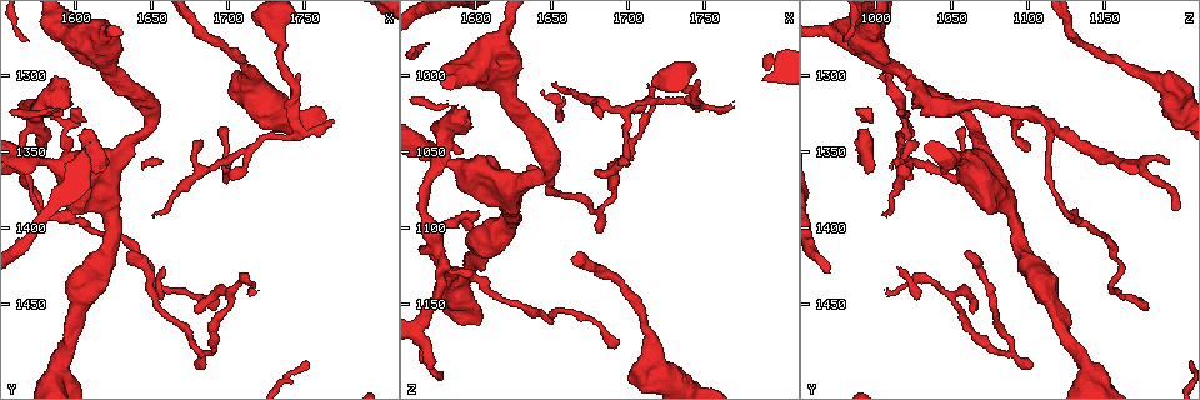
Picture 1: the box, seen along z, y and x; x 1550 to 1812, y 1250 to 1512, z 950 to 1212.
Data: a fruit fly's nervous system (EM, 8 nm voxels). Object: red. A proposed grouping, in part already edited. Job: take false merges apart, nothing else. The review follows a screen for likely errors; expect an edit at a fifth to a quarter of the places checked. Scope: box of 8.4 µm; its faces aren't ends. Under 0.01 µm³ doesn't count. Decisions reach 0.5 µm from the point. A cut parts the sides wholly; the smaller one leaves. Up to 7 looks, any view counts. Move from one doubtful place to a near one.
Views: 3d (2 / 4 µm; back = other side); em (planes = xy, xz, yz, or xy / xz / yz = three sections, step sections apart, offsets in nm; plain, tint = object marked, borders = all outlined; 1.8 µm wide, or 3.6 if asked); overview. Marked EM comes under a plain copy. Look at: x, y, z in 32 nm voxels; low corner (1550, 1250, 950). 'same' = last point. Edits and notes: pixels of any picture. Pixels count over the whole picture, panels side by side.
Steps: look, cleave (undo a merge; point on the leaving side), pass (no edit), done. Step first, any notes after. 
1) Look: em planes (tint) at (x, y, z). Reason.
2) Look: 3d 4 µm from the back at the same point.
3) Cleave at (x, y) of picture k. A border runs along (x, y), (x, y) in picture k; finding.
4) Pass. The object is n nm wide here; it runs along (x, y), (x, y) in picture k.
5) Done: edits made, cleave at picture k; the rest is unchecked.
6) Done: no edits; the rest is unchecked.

Look: em planes (tint) at (1574, 1330, 1112). Calibre changes.

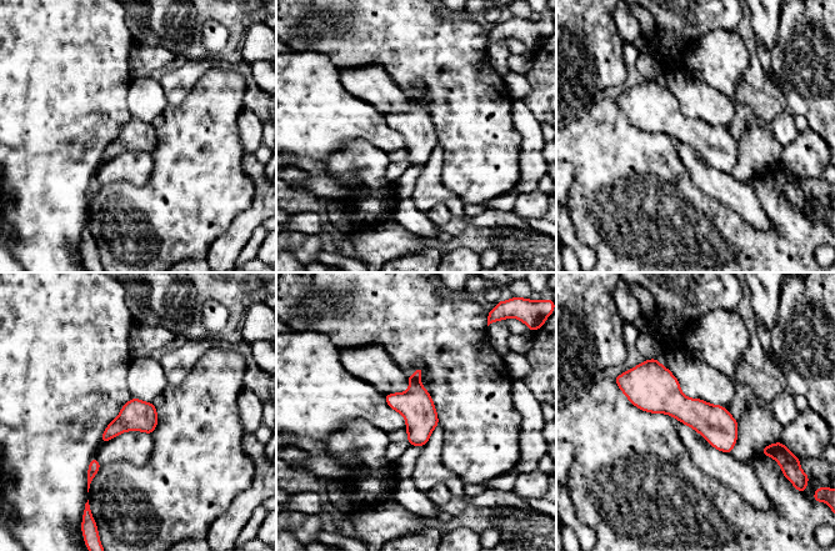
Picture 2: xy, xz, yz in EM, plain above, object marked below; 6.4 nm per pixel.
Pass. Continuous, no second cell.

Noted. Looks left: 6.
Look: 3d 2 µm at (1606, 1330, 990). Calibre changes.

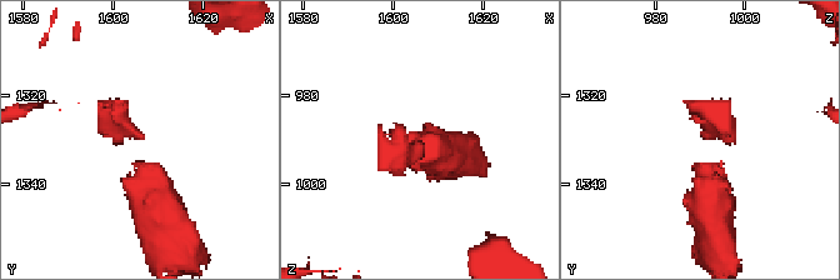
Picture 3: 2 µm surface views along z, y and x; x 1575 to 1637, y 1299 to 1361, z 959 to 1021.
Look: em planes (borders) at (1607, 1330, 991). Now the EM.

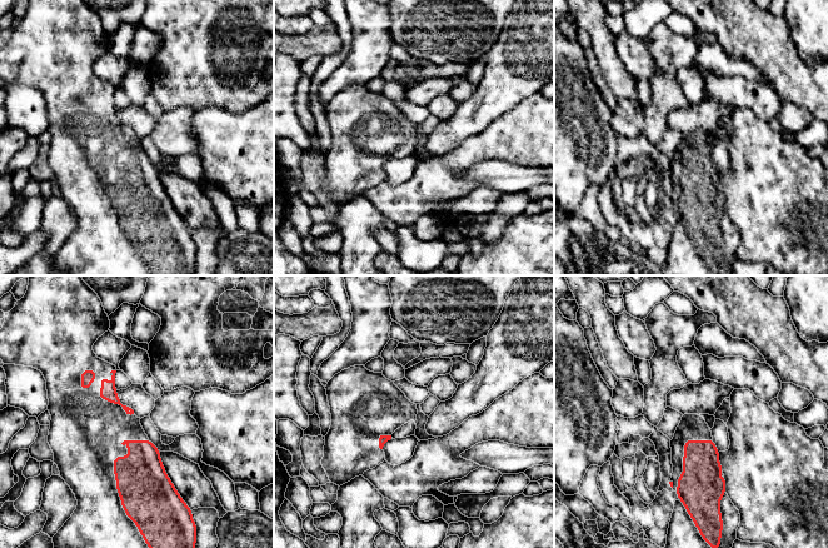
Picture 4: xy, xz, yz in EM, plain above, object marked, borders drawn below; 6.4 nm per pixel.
Pass. All the same cell.

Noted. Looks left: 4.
Look: em planes (tint) at (1744, 1332, 1018). A narrow waist.

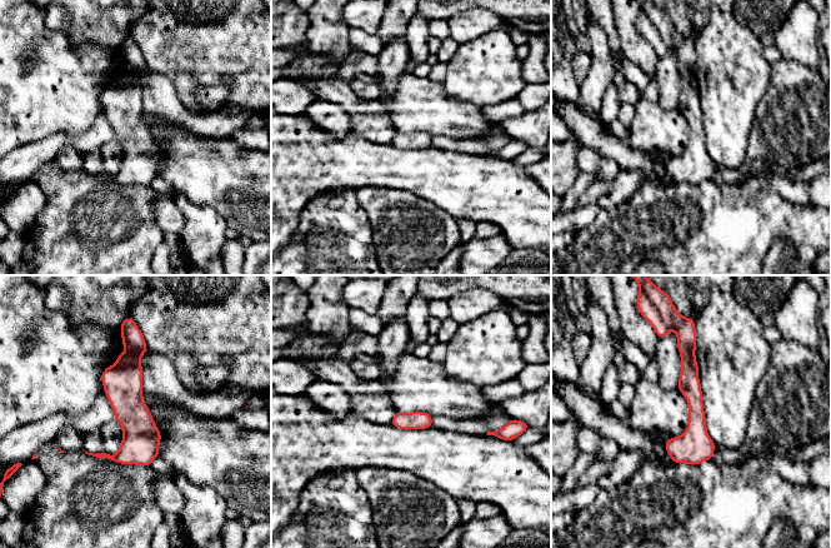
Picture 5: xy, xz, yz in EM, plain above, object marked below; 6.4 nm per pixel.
Pass. It runs along (125, 340), (129, 409), (146, 462) in picture 5; continuous, no second cell.

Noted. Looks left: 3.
Done: no edits; the rest is unchecked.

